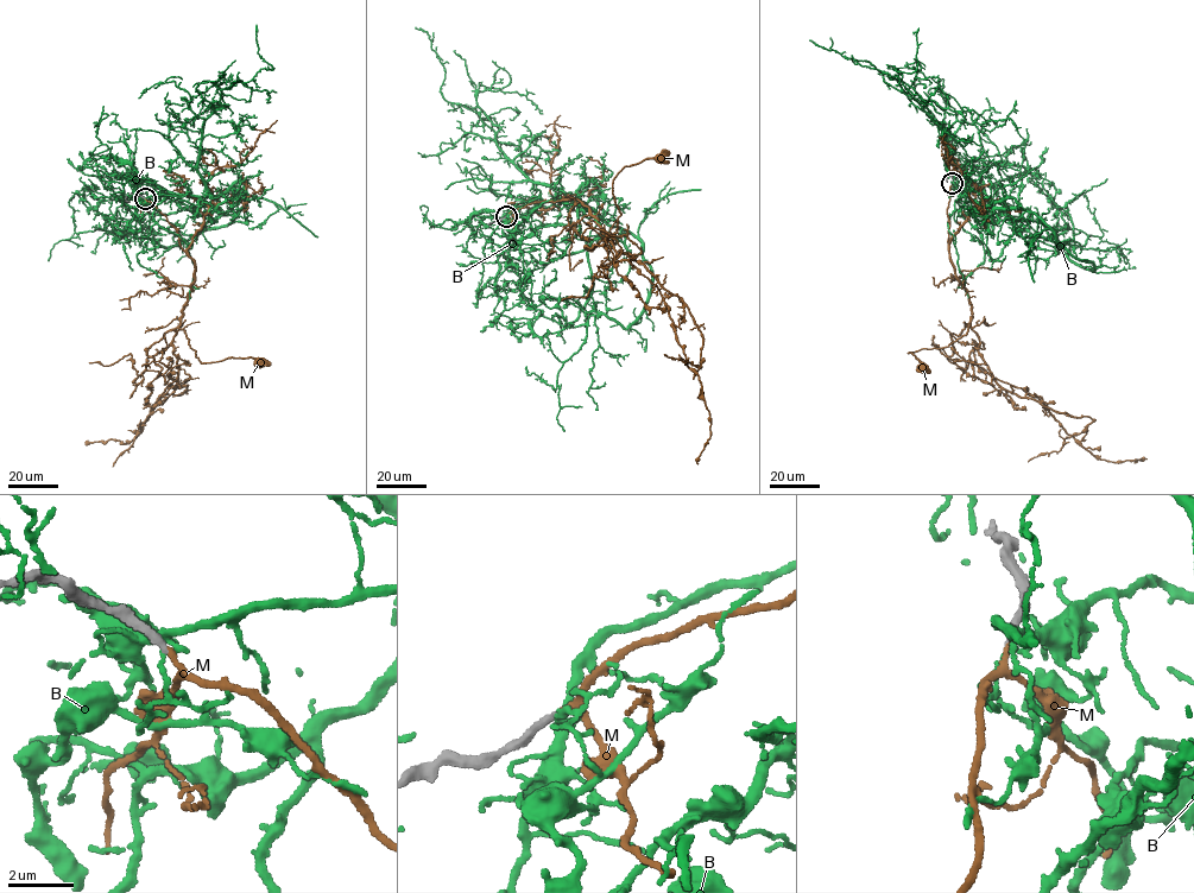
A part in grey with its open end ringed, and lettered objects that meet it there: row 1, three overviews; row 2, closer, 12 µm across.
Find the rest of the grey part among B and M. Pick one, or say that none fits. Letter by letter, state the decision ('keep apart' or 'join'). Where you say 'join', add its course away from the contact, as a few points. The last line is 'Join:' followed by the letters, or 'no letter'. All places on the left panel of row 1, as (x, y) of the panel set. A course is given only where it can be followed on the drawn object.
B: keep apart
M: join; it runs (145, 198), (166, 217), (194, 263), (195, 280), (178, 327), (196, 356), (203, 363), (251, 356), (259, 362)
Join: M

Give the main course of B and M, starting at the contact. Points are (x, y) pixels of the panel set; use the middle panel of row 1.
B: (506, 216), (564, 195), (507, 158), (500, 127), (478, 106), (498, 69), (510, 76), (501, 89), (479, 86)
M: (506, 216), (534, 203), (575, 198), (608, 238), (620, 215), (612, 190), (619, 172), (661, 157)

